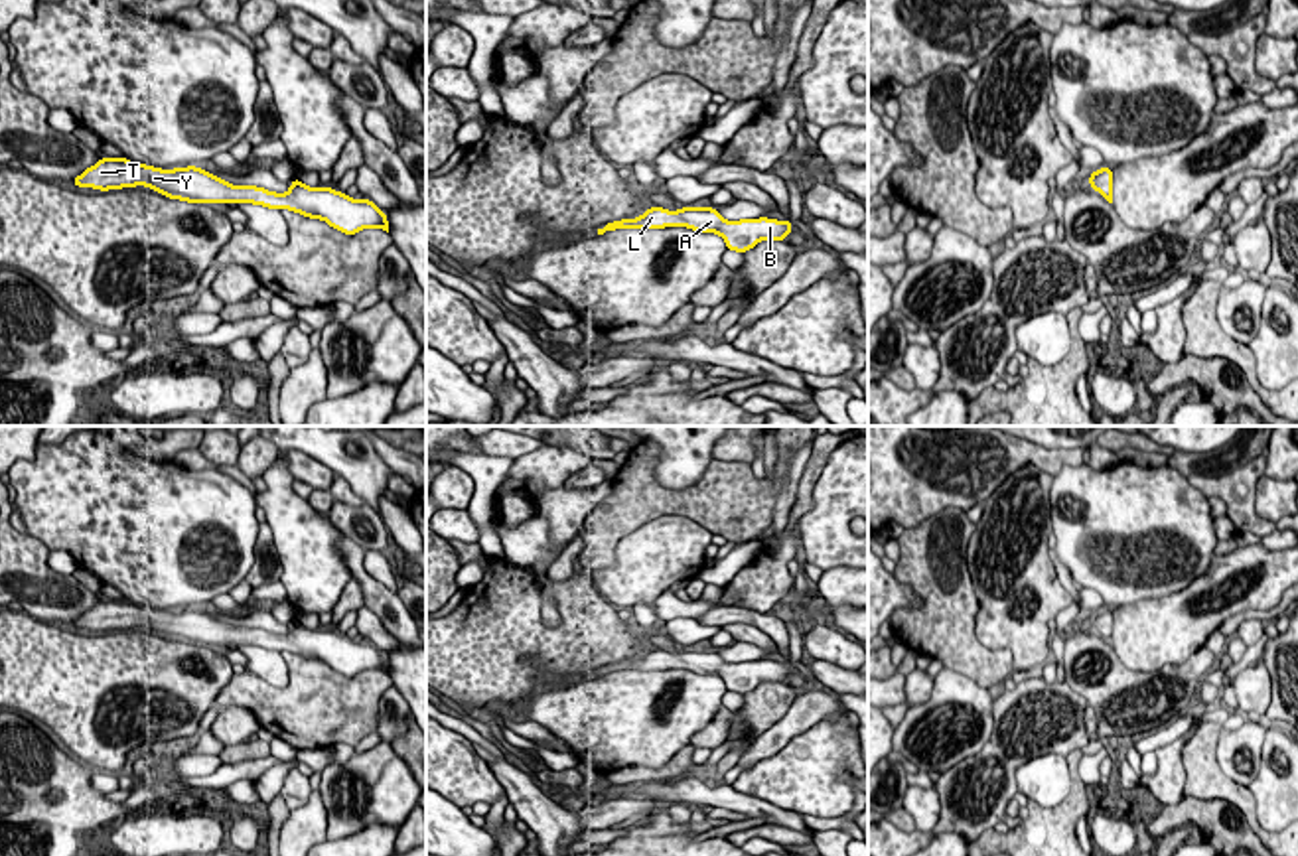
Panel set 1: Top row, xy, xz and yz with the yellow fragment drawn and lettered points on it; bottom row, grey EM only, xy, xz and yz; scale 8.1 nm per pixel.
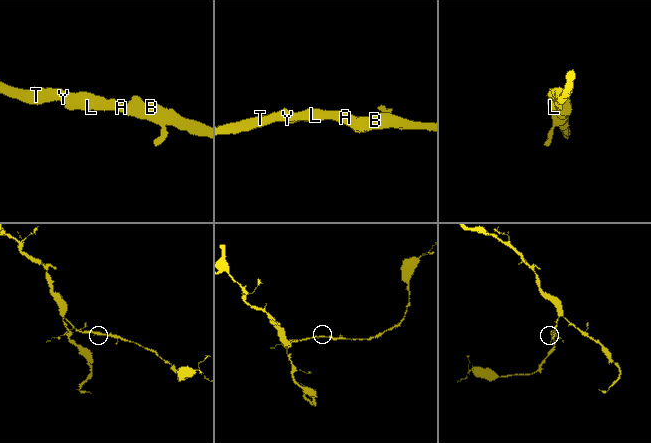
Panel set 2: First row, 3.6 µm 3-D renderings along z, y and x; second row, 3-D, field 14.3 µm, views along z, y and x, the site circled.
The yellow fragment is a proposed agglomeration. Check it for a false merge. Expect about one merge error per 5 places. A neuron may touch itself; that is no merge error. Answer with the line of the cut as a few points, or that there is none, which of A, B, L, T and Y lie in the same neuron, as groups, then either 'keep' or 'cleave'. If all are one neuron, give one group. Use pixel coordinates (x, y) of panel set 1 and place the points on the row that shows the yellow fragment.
no cut; A B L T Y; keep

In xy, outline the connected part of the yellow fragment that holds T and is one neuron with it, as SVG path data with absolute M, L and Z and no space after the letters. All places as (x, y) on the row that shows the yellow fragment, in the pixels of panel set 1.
M101 158L73 178L73 185L101 191L146 185L168 199L187 203L252 203L278 211L290 209L310 219L322 219L349 237L363 229L389 233L385 211L371 199L357 201L331 187L308 187L298 178L286 193L276 193L256 185L233 185L197 166L162 170L126 158Z

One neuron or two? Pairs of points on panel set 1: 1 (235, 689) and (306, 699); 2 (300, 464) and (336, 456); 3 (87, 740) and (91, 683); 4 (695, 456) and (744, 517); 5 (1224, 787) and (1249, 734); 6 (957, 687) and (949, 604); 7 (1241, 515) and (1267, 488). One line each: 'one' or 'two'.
1: one
2: two
3: one
4: two
5: two
6: two
7: two

